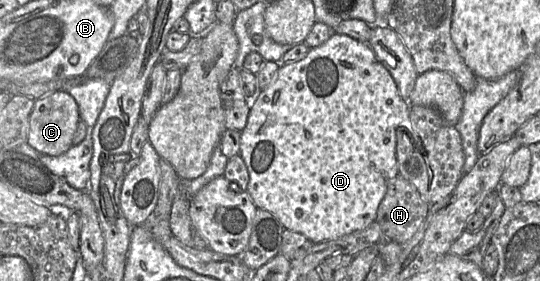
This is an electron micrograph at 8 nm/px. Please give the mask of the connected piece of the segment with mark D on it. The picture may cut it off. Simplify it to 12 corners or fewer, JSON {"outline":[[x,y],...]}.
{"outline":[[332,33],[252,98],[257,209],[314,244],[374,222],[410,105]]}

